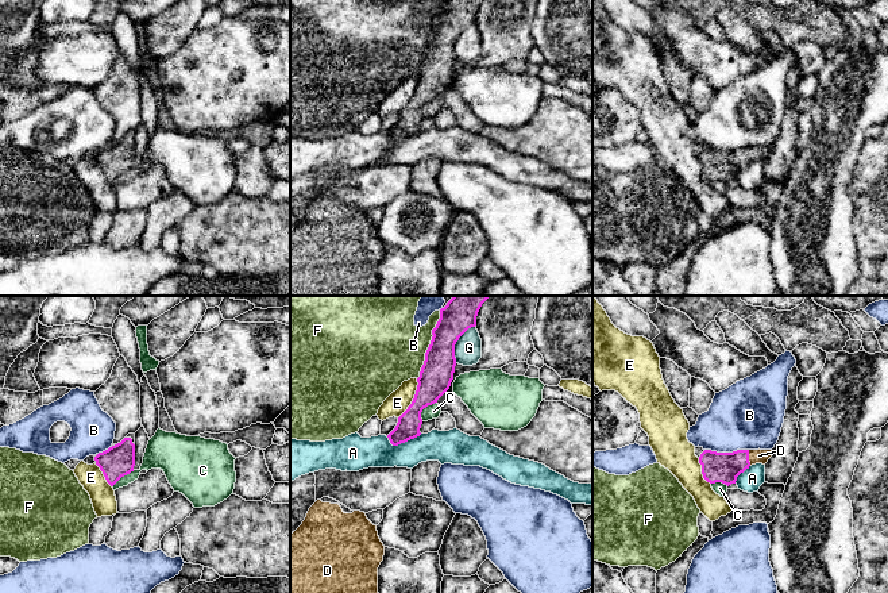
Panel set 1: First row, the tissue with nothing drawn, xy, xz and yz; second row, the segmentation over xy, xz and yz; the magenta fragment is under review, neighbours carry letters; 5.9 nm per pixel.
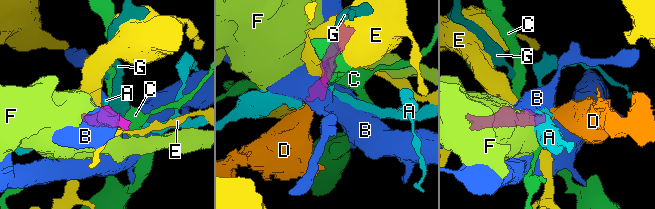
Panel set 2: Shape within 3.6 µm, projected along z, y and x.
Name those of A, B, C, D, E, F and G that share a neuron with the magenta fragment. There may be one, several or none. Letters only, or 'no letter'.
D

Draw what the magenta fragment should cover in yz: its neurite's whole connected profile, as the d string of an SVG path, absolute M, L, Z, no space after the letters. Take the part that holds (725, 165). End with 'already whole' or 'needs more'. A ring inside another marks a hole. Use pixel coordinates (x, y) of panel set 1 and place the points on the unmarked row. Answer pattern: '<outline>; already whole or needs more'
M704 147L699 154L703 176L725 182L736 181L737 174L752 162L765 162L772 154L772 147L737 147L733 150L717 150Z; needs more

